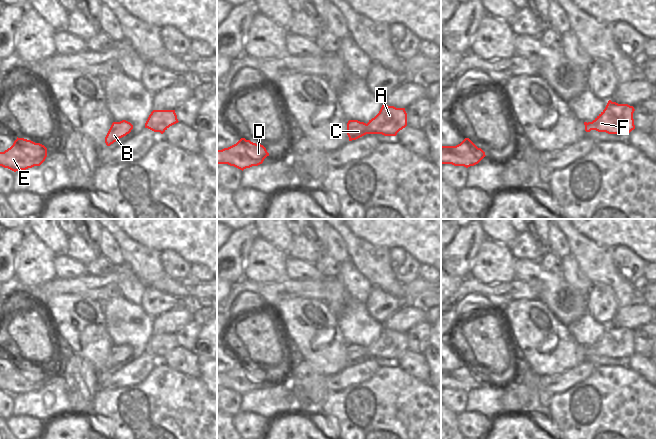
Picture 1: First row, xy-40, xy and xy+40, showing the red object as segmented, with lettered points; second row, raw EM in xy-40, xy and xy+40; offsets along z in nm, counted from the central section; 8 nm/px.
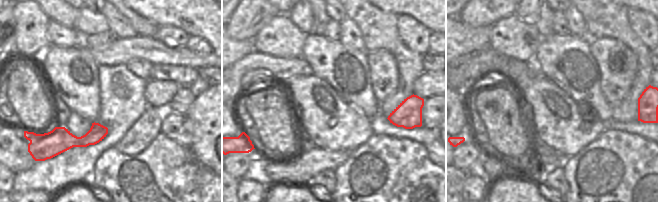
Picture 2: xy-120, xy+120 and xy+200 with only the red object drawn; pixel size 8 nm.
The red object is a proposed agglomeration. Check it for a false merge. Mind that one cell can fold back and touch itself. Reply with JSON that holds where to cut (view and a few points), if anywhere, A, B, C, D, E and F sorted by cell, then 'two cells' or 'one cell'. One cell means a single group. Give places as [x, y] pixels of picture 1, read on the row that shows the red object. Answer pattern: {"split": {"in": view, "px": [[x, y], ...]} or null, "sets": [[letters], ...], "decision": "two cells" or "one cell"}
{"split": null, "sets": [["A", "B", "C", "D", "E", "F"]], "decision": "one cell"}

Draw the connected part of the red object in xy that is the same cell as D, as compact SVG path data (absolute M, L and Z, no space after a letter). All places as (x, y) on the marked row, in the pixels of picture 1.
M241 138L236 144L217 150L217 164L228 164L240 170L258 166L269 156L266 148L245 138Z

